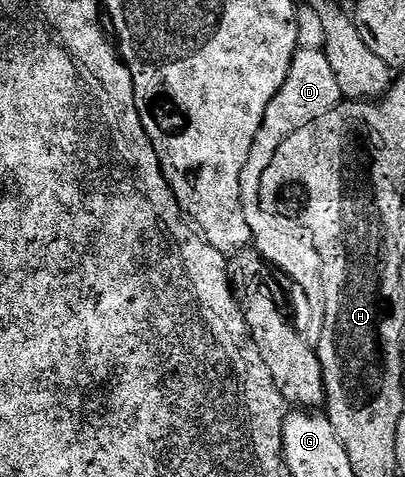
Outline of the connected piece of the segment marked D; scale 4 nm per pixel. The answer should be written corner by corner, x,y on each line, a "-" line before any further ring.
318,46
299,47
288,70
288,78
284,78
284,86
280,86
276,98
268,102
268,110
264,110
264,122
252,142
252,150
248,150
248,162
244,162
244,170
240,174
240,202
244,206
244,218
248,222
253,251
306,295
306,304
310,307
310,325
304,328
304,335
312,346
317,346
320,342
326,321
320,254
315,247
311,247
310,239
304,234
292,230
287,224
276,222
266,216
266,213
260,213
256,190
261,172
268,170
268,165
272,158
276,158
276,150
280,150
282,143
292,134
296,134
296,130
308,126
308,122
324,118
328,110
343,103
343,100
340,82
336,82
336,74
332,74
332,65
329,64
325,51

